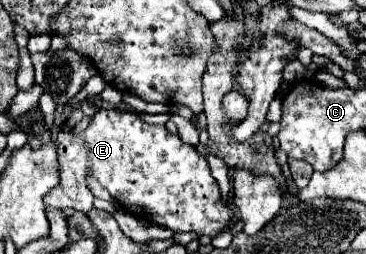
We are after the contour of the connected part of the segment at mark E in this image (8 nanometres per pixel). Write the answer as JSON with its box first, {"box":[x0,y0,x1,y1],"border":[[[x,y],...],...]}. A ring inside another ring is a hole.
{"box":[44,109,232,235],"border":[[[100,109],[92,123],[80,133],[66,133],[58,135],[58,169],[62,169],[62,179],[44,203],[58,209],[76,209],[88,213],[92,209],[94,193],[86,185],[86,177],[94,177],[104,189],[110,191],[112,199],[116,199],[128,213],[138,219],[146,219],[150,223],[168,227],[176,233],[182,231],[196,231],[198,235],[216,235],[222,227],[226,227],[232,219],[232,209],[222,205],[222,197],[218,191],[216,179],[210,175],[210,167],[202,155],[192,145],[180,141],[178,135],[170,133],[164,125],[150,125],[140,119],[134,111],[120,111],[120,109]]]}

